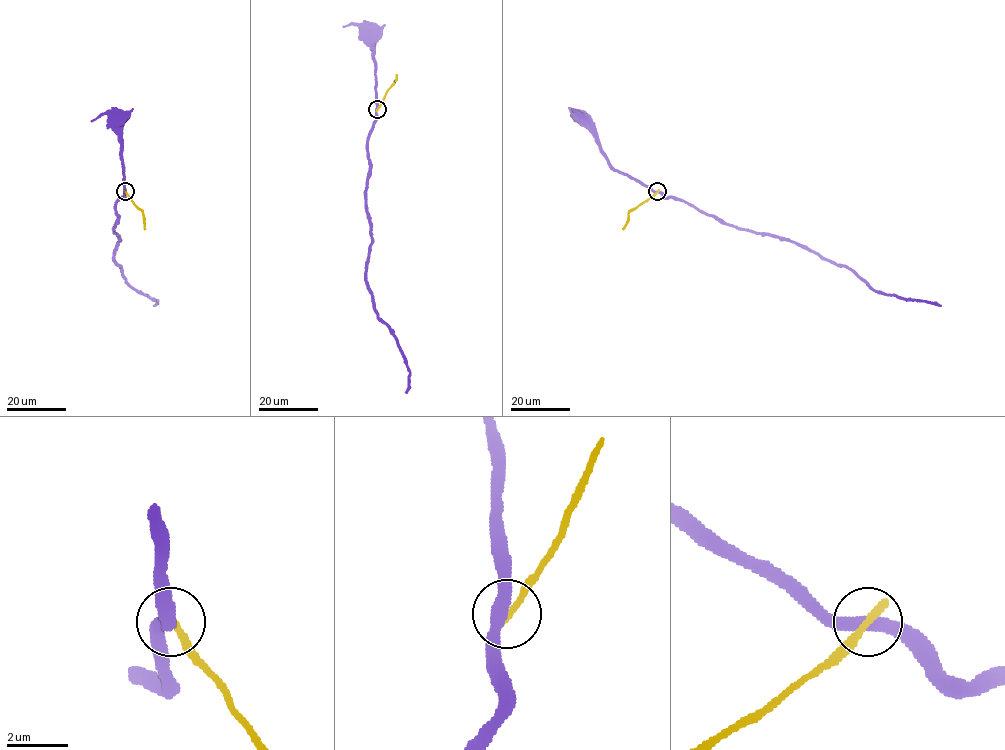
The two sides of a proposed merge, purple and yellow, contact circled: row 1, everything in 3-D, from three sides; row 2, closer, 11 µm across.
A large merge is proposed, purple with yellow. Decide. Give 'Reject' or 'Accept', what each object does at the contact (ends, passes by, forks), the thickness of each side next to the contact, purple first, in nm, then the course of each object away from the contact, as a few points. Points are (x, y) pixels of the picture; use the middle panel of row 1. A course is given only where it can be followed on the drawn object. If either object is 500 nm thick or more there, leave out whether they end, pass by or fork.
Reject. At the ring purple passes by. At the ring yellow ends. Thickness 400 nm (purple) against 280 nm. Course of purple: (377, 109), (375, 62), (373, 48), (367, 40), (368, 34). Course of yellow: (377, 109), (397, 74)

